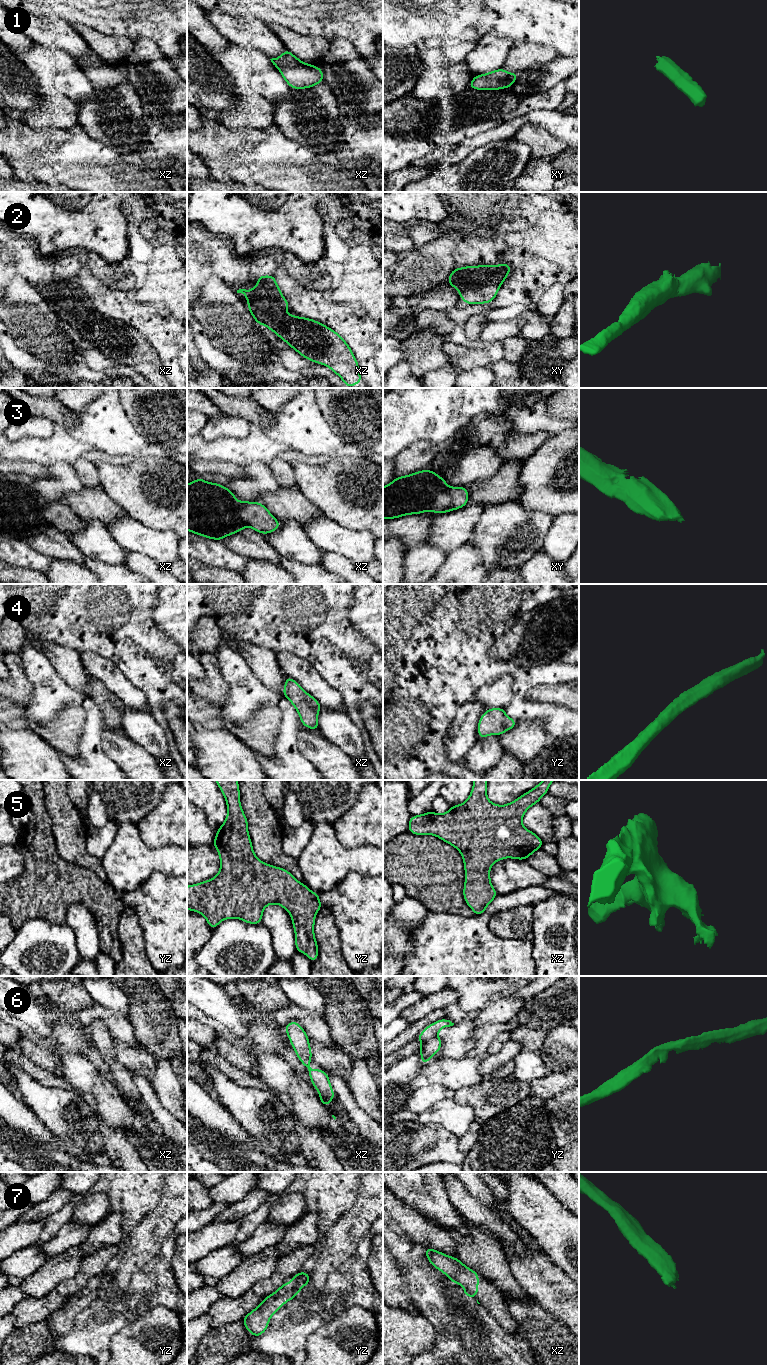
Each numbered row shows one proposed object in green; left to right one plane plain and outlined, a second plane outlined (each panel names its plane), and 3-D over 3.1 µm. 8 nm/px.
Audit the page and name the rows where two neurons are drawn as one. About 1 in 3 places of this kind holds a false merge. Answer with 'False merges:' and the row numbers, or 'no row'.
False merges: no row

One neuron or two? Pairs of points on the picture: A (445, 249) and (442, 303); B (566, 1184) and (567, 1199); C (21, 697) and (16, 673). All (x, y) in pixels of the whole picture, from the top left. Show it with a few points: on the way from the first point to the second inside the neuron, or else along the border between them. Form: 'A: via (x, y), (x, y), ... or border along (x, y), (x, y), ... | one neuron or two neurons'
A: border along (439, 284), (423, 295) | two neurons
B: via (566, 1188), (567, 1195) | one neuron
C: via (20, 691), (17, 679) | one neuron

